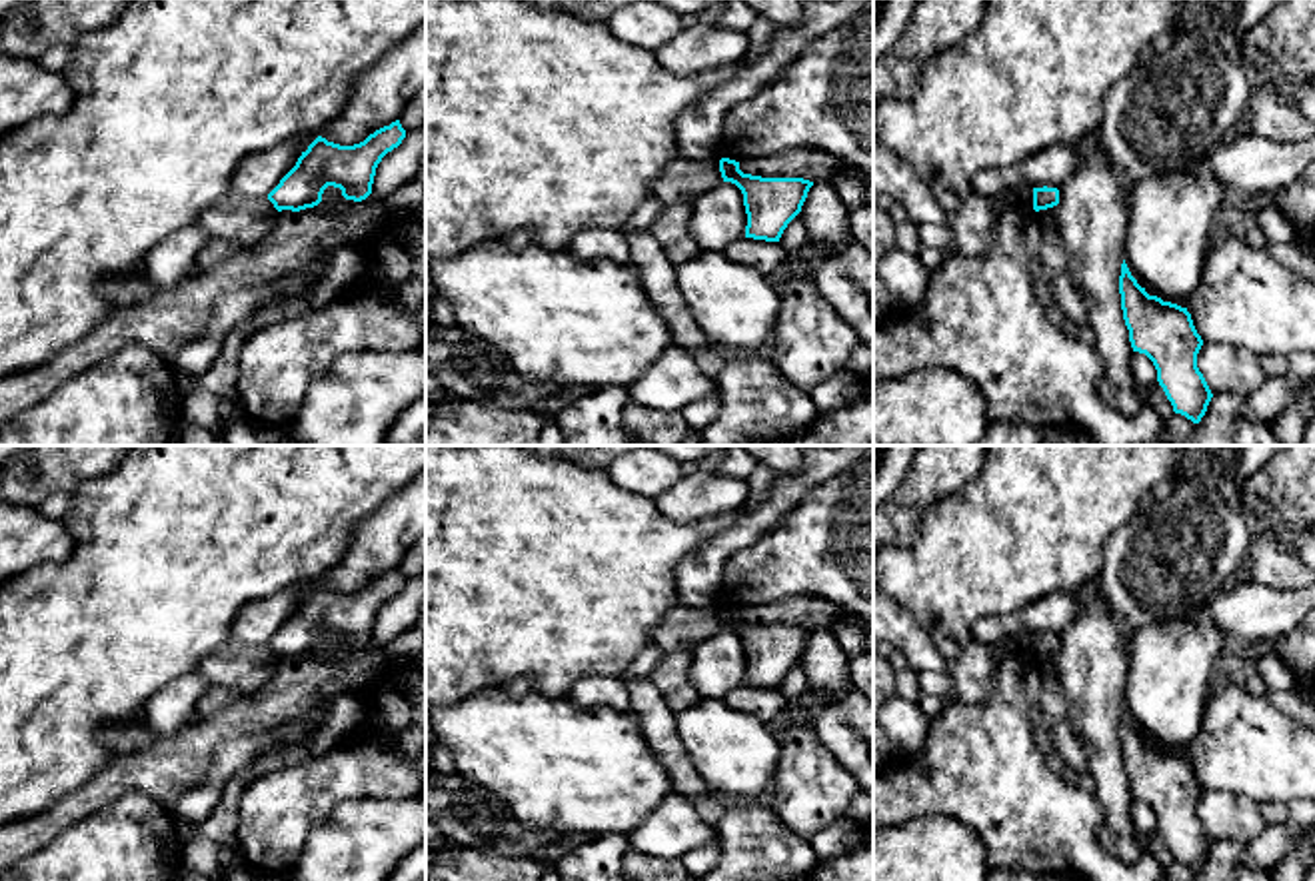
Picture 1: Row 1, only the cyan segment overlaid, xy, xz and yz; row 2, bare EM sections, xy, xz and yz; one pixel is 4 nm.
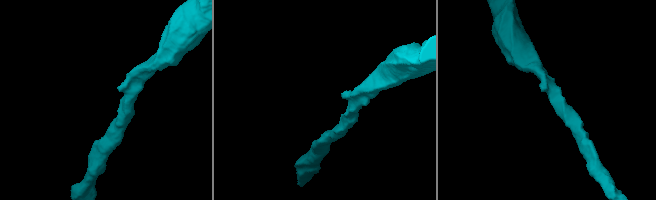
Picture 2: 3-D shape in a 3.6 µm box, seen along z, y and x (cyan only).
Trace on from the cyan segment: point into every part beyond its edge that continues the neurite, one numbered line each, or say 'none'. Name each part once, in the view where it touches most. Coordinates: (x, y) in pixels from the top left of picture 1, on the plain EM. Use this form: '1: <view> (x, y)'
none

